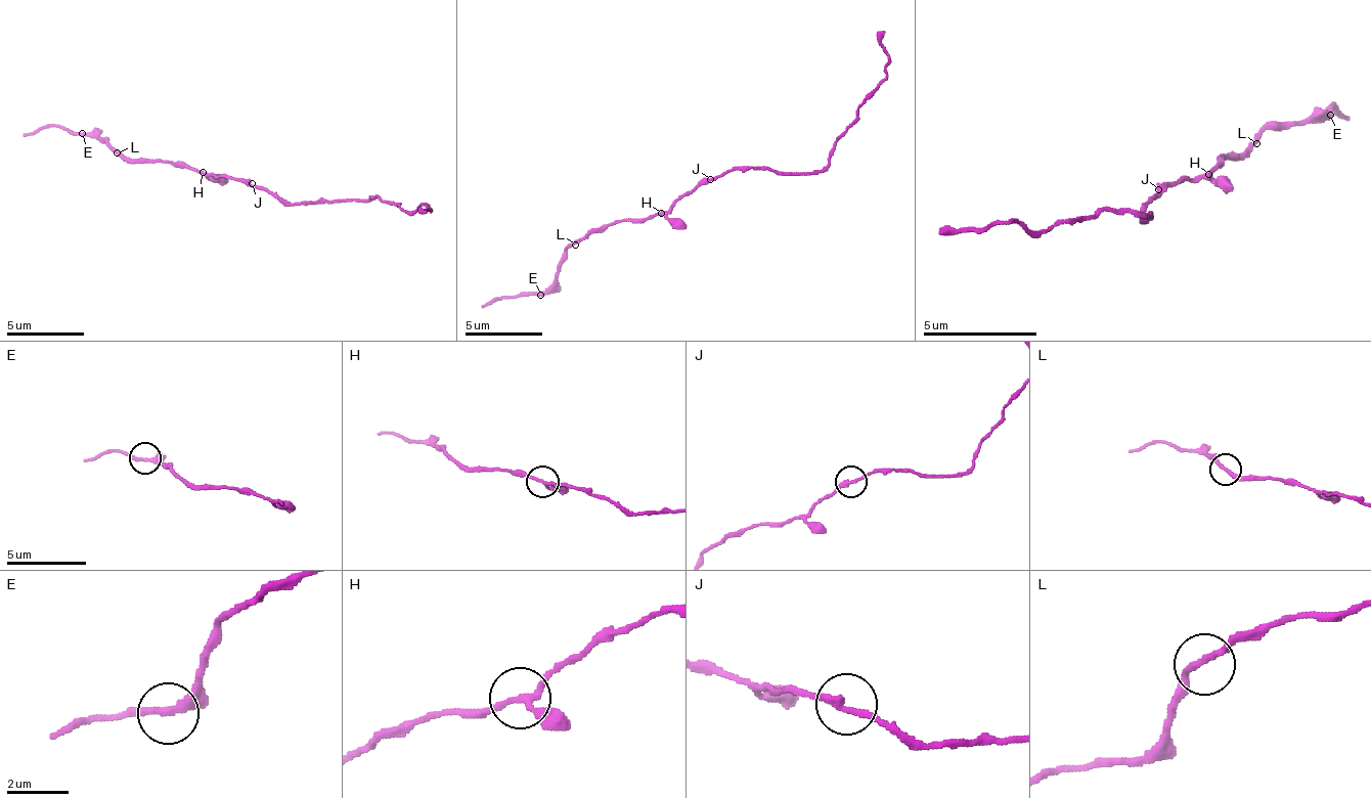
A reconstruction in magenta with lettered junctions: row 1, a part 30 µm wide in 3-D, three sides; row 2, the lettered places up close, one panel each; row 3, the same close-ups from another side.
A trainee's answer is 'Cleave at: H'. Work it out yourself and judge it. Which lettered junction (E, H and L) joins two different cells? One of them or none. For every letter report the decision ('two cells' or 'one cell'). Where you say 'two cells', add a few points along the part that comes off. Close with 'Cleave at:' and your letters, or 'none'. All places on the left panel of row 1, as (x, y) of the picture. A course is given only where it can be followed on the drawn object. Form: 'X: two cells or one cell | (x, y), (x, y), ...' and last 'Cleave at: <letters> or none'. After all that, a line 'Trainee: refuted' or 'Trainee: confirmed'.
E: one cell
H: one cell
L: one cell
Cleave at: none
Trainee: refuted

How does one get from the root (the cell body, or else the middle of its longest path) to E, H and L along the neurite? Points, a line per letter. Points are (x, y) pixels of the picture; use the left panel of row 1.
E: (248, 186), (236, 179), (225, 179), (186, 164), (128, 160), (101, 136), (86, 136), (82, 133)
H: (248, 186), (236, 179), (206, 175), (202, 171)
L: (248, 186), (236, 179), (225, 179), (186, 164), (125, 160), (117, 152)

